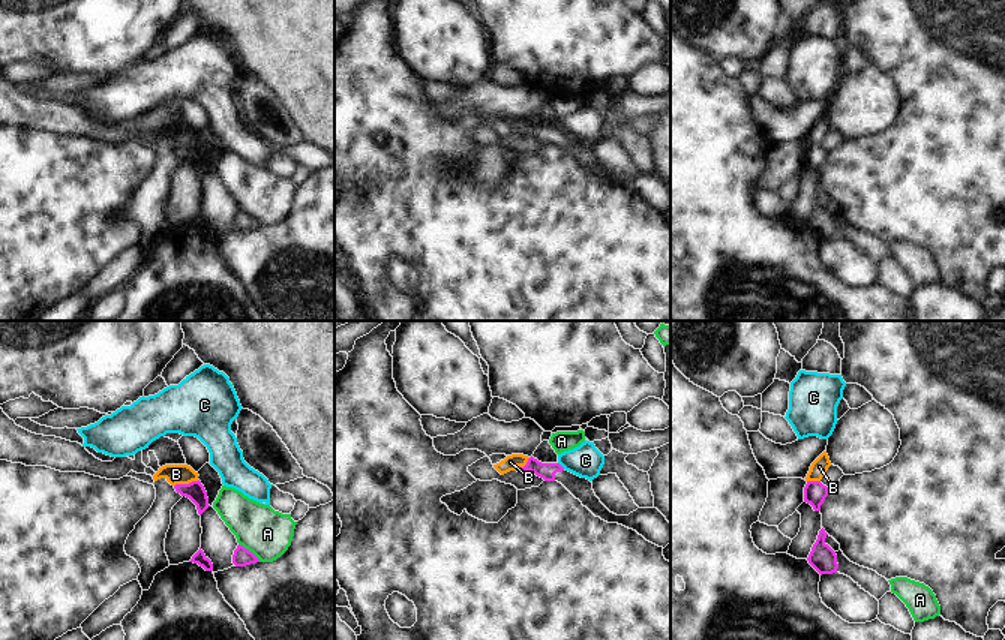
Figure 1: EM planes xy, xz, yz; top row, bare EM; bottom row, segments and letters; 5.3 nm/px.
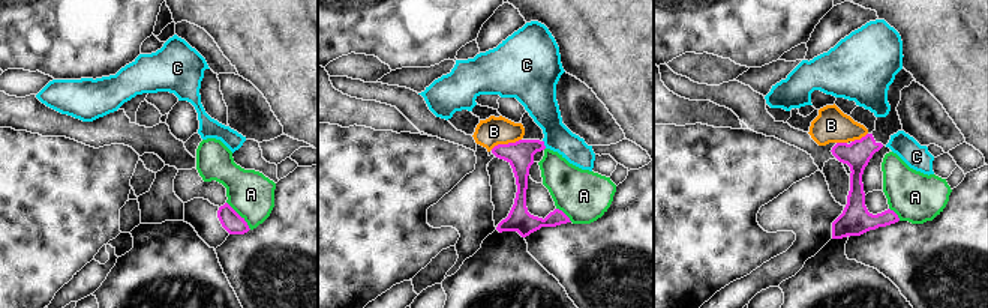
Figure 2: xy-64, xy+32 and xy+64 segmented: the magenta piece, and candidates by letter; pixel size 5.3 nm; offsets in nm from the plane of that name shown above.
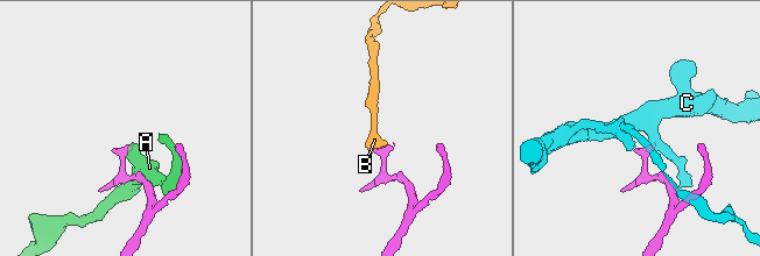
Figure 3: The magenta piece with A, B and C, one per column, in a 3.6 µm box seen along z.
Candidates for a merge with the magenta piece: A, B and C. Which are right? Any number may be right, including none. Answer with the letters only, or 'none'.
none.

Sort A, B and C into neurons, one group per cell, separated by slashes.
A / B / C

